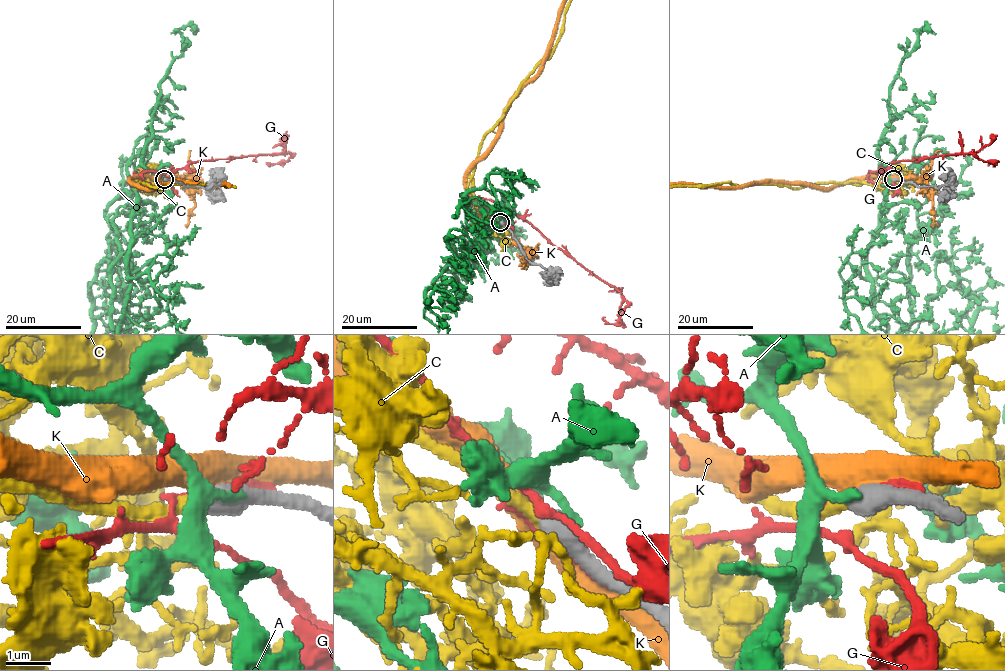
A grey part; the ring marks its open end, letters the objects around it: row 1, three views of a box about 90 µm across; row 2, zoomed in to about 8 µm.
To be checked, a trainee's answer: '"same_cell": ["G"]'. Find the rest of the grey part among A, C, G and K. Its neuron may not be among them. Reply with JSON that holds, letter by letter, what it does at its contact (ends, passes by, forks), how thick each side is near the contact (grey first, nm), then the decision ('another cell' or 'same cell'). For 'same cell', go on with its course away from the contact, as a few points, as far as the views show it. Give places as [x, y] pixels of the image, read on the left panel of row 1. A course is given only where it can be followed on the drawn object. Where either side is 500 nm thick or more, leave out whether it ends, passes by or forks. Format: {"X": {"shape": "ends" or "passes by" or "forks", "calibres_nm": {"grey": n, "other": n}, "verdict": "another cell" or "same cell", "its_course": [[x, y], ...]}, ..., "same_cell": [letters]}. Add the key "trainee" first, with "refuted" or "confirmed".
{"trainee": "refuted", "A": {"calibres_nm": {"grey": 550, "other": 280}, "verdict": "another cell"}, "C": {"calibres_nm": {"grey": 550, "other": 320}, "verdict": "same cell"}, "G": {"calibres_nm": {"grey": 600, "other": 160}, "verdict": "another cell"}, "K": {"calibres_nm": {"grey": 600, "other": 480}, "verdict": "another cell"}, "same_cell": ["C"]}

